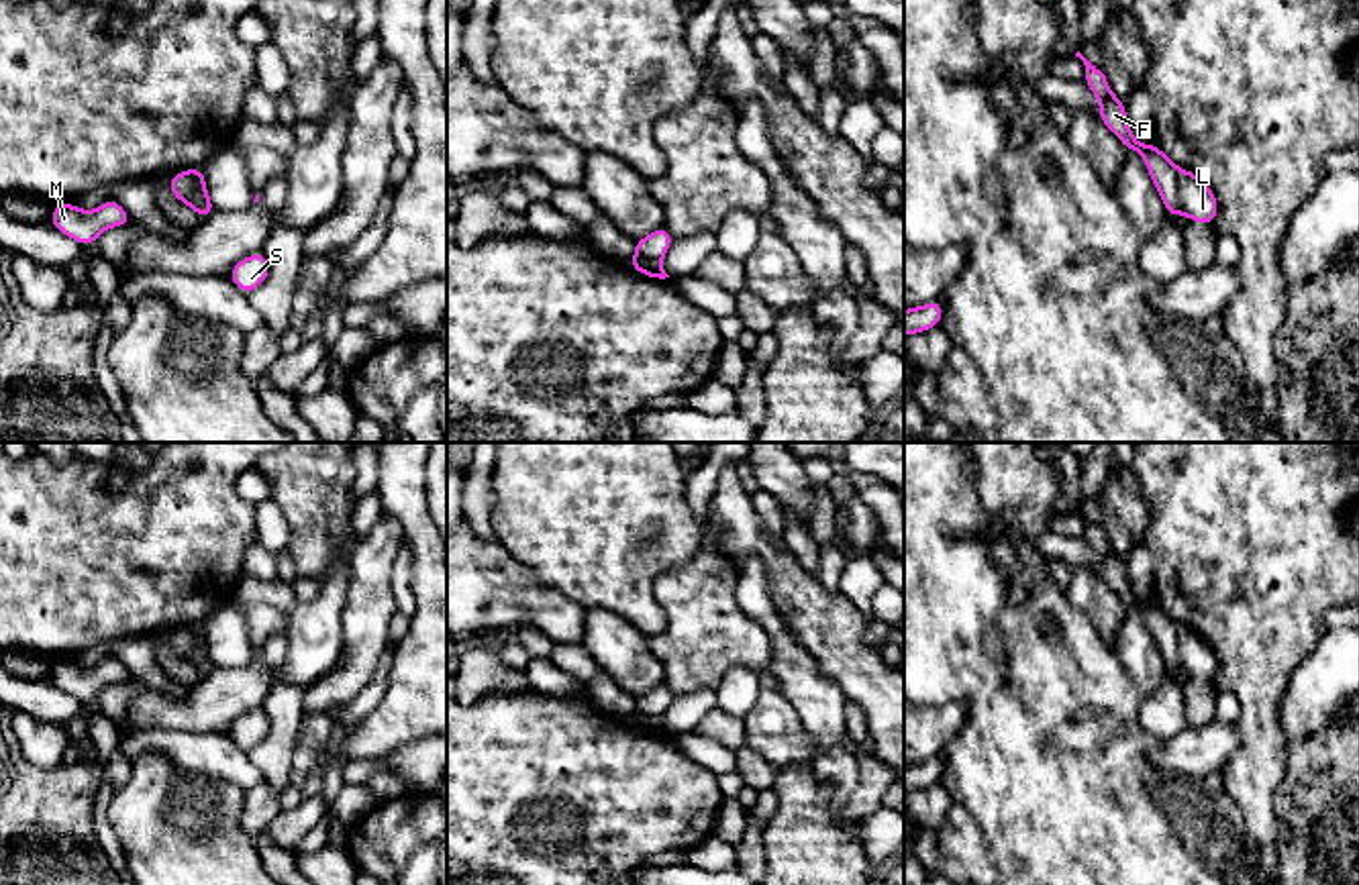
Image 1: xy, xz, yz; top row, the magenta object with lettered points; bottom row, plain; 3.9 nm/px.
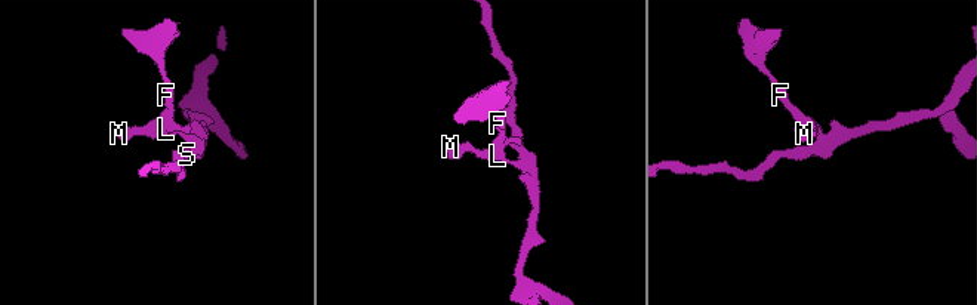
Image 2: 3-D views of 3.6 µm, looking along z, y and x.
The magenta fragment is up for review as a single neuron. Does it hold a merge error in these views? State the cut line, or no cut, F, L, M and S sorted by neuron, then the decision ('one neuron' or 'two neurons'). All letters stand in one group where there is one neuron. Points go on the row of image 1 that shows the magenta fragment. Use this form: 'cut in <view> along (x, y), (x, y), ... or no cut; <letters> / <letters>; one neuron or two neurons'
cut in xy along (196, 170), (203, 190), (188, 204); F / L M S; two neurons

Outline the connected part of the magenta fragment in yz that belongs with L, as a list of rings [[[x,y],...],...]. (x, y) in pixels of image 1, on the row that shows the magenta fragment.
[[[1177,171],[1177,196],[1181,212],[1188,220],[1212,226],[1218,214],[1218,200],[1208,184],[1198,177],[1194,171]]]

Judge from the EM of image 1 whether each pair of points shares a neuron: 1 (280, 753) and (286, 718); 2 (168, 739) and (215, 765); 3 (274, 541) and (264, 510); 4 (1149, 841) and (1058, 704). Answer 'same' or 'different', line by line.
1: same
2: same
3: same
4: same

